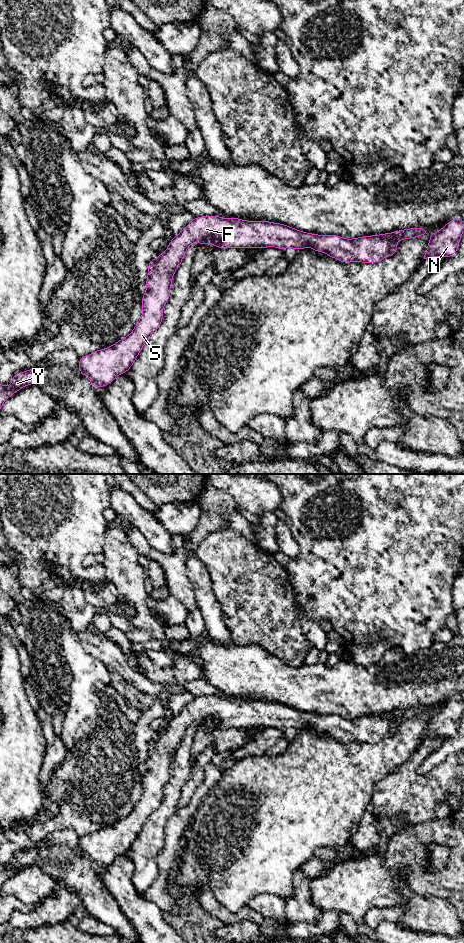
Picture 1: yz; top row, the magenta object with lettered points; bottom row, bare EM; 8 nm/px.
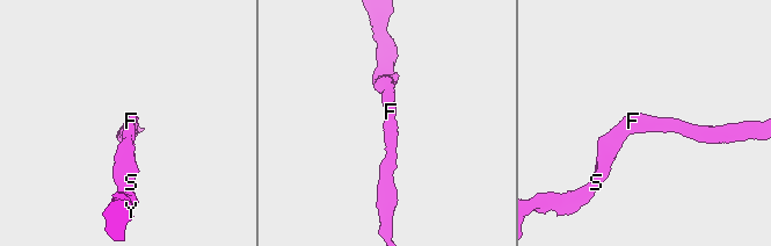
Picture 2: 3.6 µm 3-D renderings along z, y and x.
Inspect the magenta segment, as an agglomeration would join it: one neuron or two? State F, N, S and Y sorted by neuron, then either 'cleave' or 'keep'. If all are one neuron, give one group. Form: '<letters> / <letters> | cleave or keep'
F N S Y | keep

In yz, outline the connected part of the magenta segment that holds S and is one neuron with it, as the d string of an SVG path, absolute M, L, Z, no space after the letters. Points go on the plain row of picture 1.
M217 695L196 697L190 701L177 716L171 719L165 732L162 732L157 739L151 739L149 741L146 771L142 776L142 796L133 811L128 816L117 821L114 825L79 837L78 849L83 856L89 858L95 869L109 865L117 855L129 851L151 814L160 807L163 800L163 787L170 778L173 754L176 753L180 746L187 728L194 721L200 723L201 726L212 723L215 728L265 729L267 727L276 727L280 730L295 728L299 731L310 727L316 732L323 732L342 743L377 743L386 737L394 735L398 731L396 724L398 720L424 716L428 714L428 712L429 710L424 708L408 708L397 710L393 713L346 719L338 715L306 713L282 703L270 701L246 701L235 697L222 698Z

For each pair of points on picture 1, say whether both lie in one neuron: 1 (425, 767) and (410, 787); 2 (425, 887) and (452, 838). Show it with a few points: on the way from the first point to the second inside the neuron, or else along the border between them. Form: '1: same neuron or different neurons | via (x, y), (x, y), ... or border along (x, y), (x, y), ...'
1: different neurons | border along (442, 762), (425, 773), (420, 773), (417, 770)
2: same neuron | via (438, 879), (453, 864), (453, 851)

